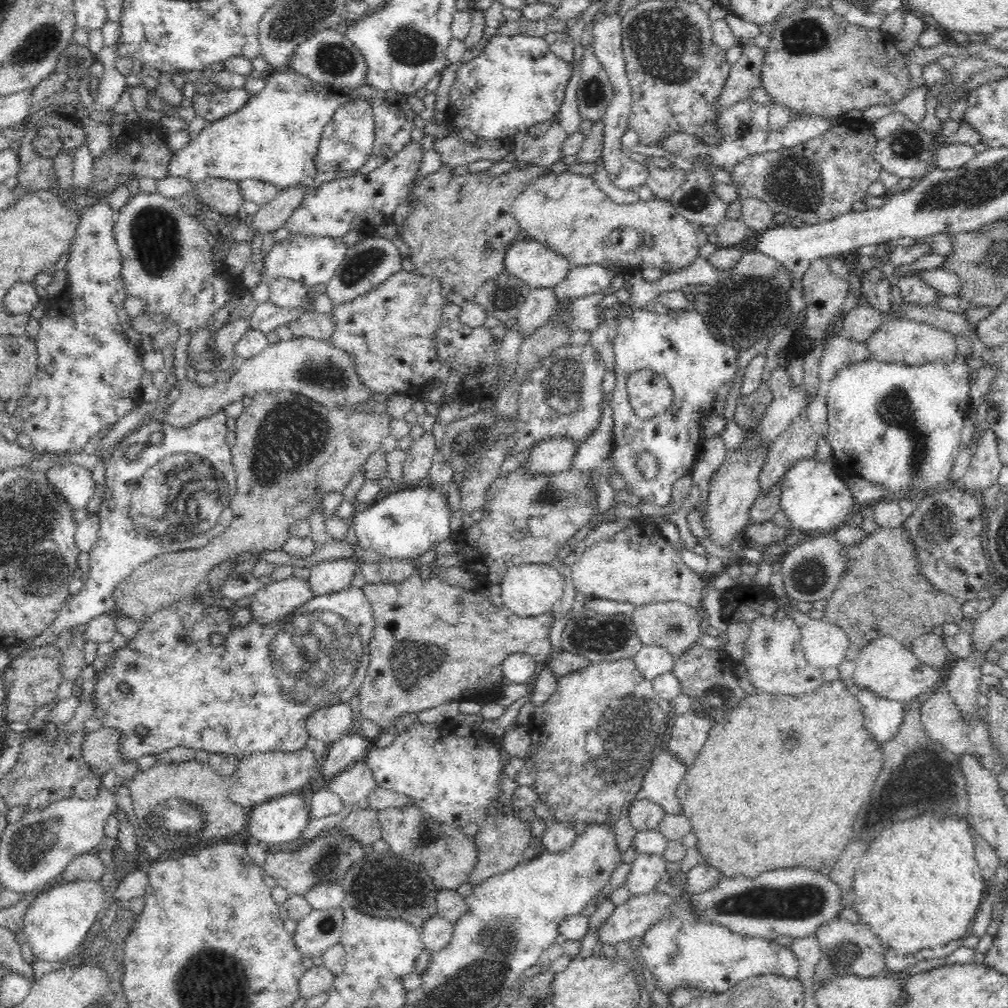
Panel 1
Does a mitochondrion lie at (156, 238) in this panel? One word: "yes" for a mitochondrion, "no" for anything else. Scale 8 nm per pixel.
yes

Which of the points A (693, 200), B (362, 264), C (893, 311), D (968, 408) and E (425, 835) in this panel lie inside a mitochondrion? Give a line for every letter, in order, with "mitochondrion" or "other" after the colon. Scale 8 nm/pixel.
A: mitochondrion
B: mitochondrion
C: other
D: other
E: mitochondrion

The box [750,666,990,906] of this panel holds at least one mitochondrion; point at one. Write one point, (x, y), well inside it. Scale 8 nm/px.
(929, 776)

